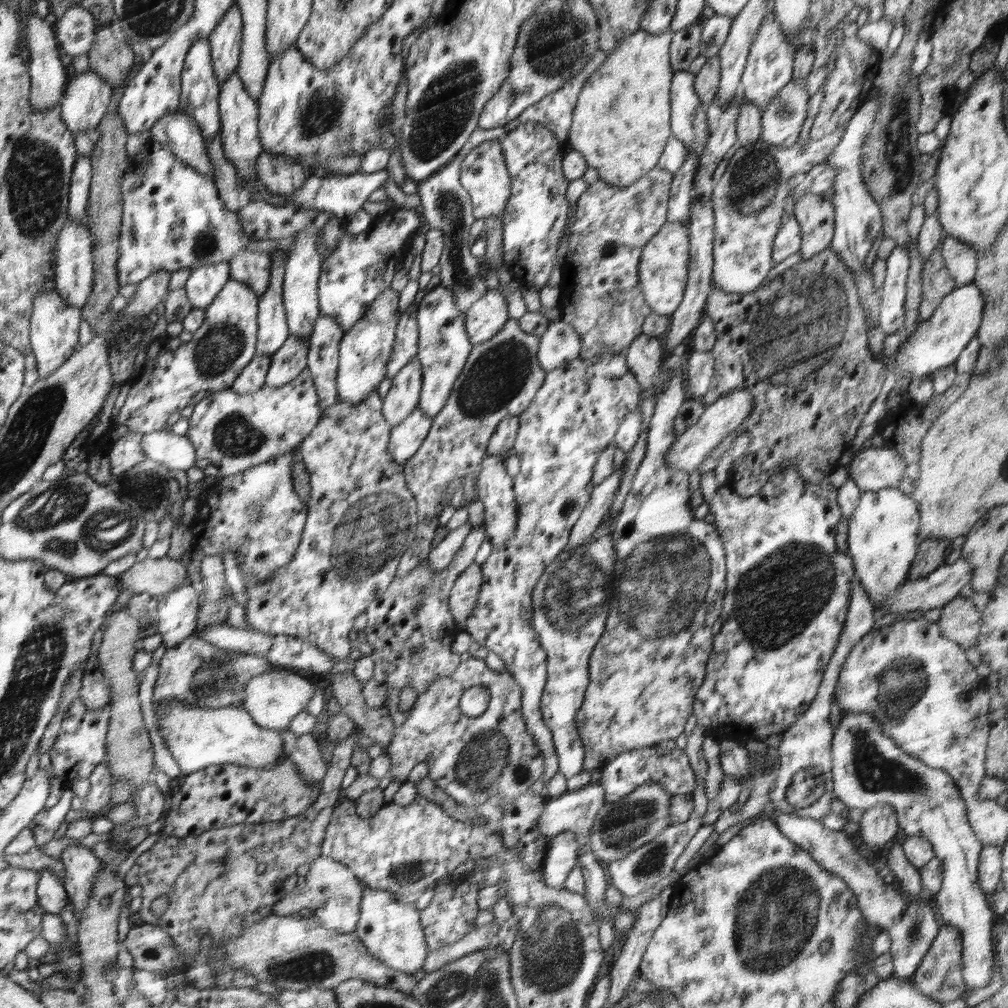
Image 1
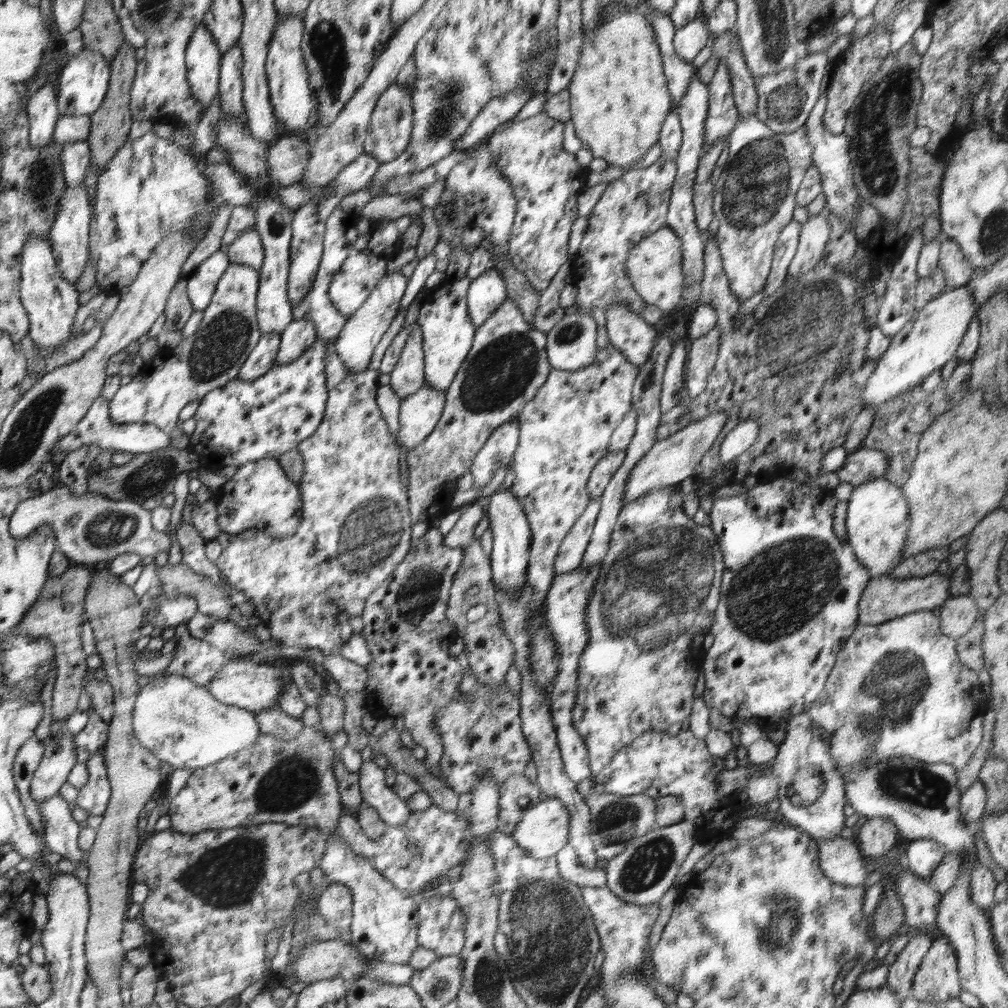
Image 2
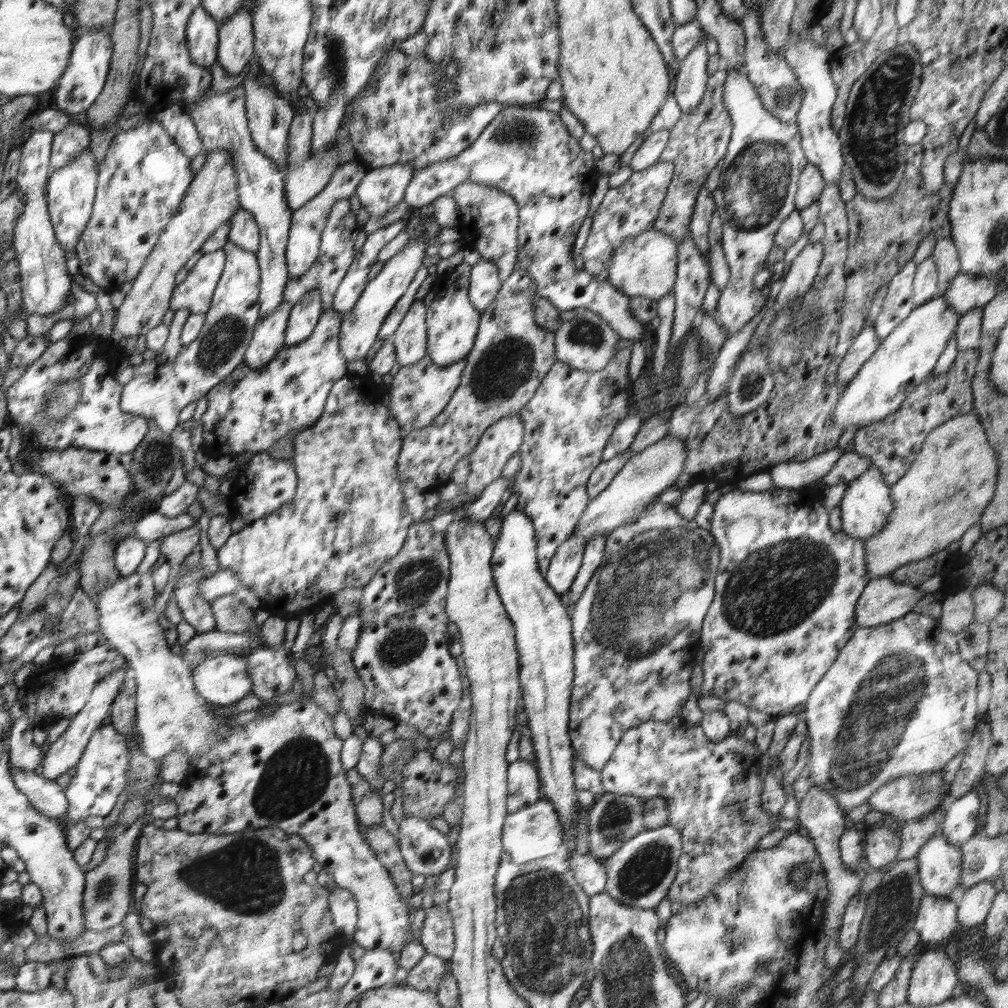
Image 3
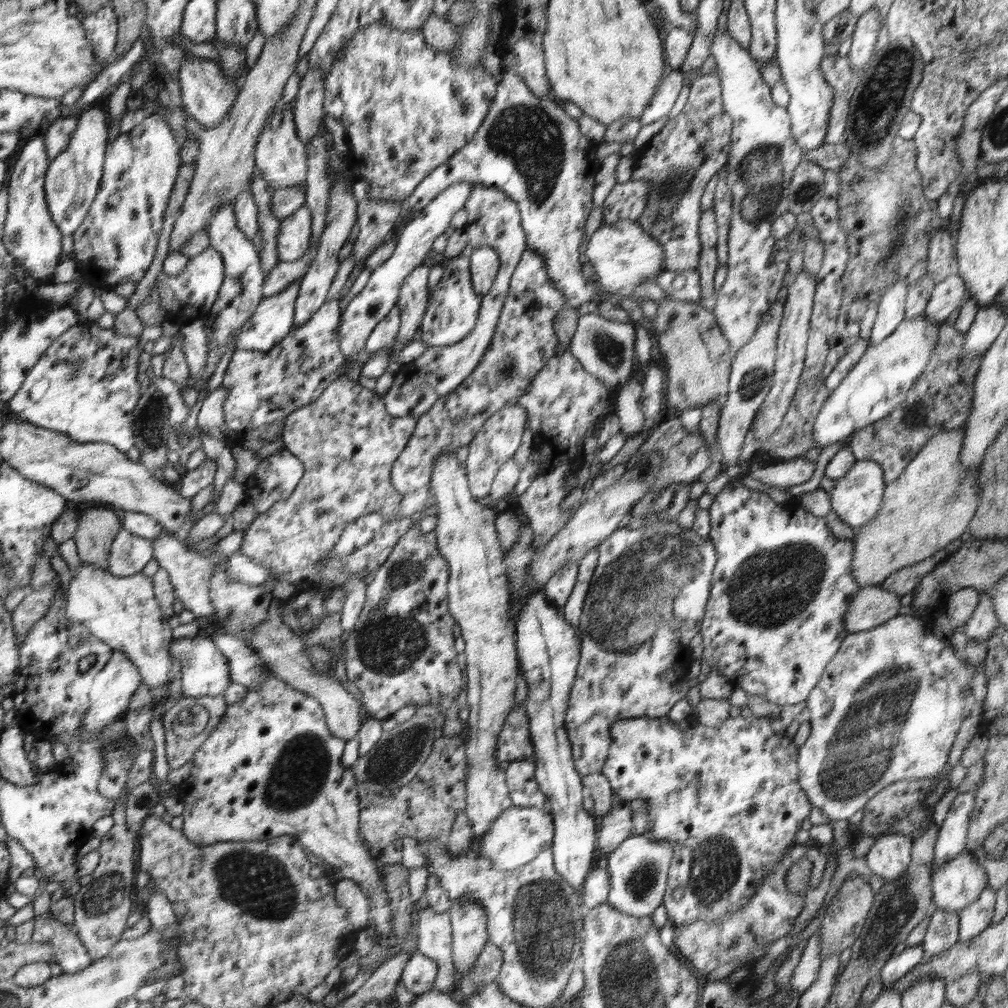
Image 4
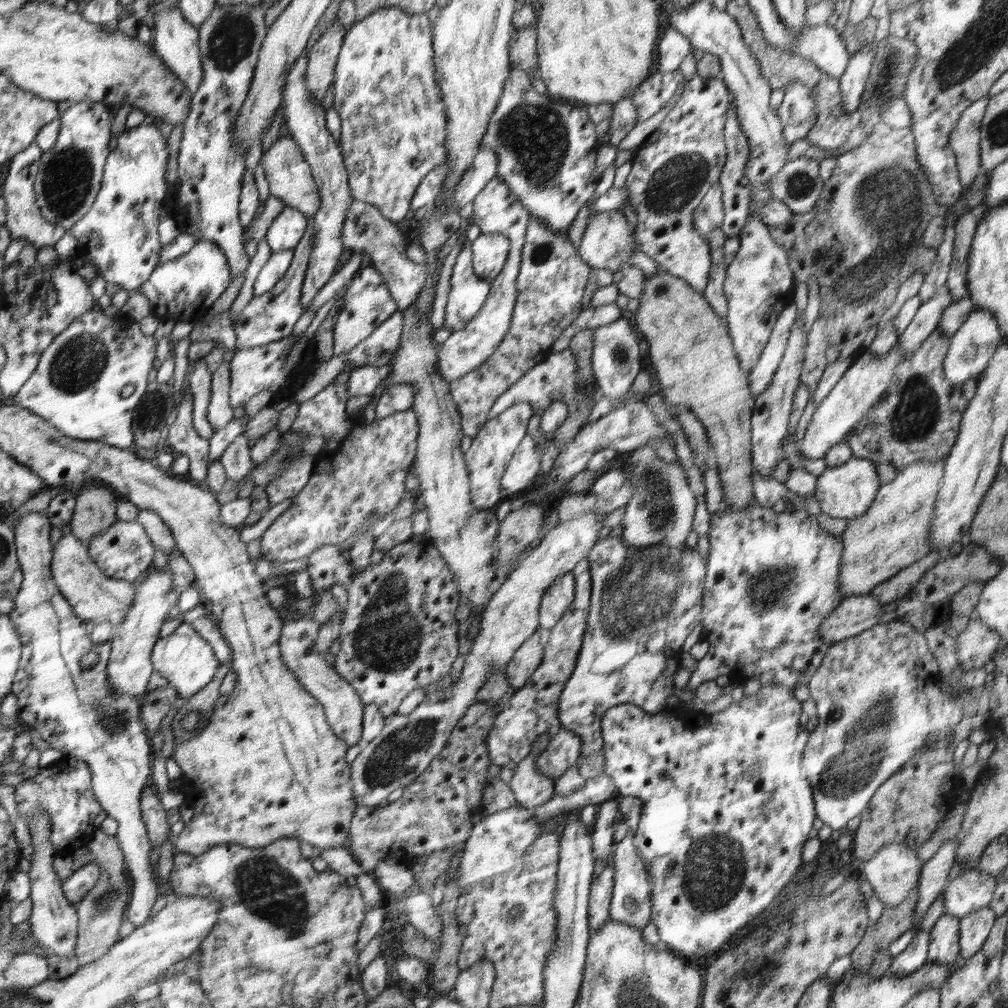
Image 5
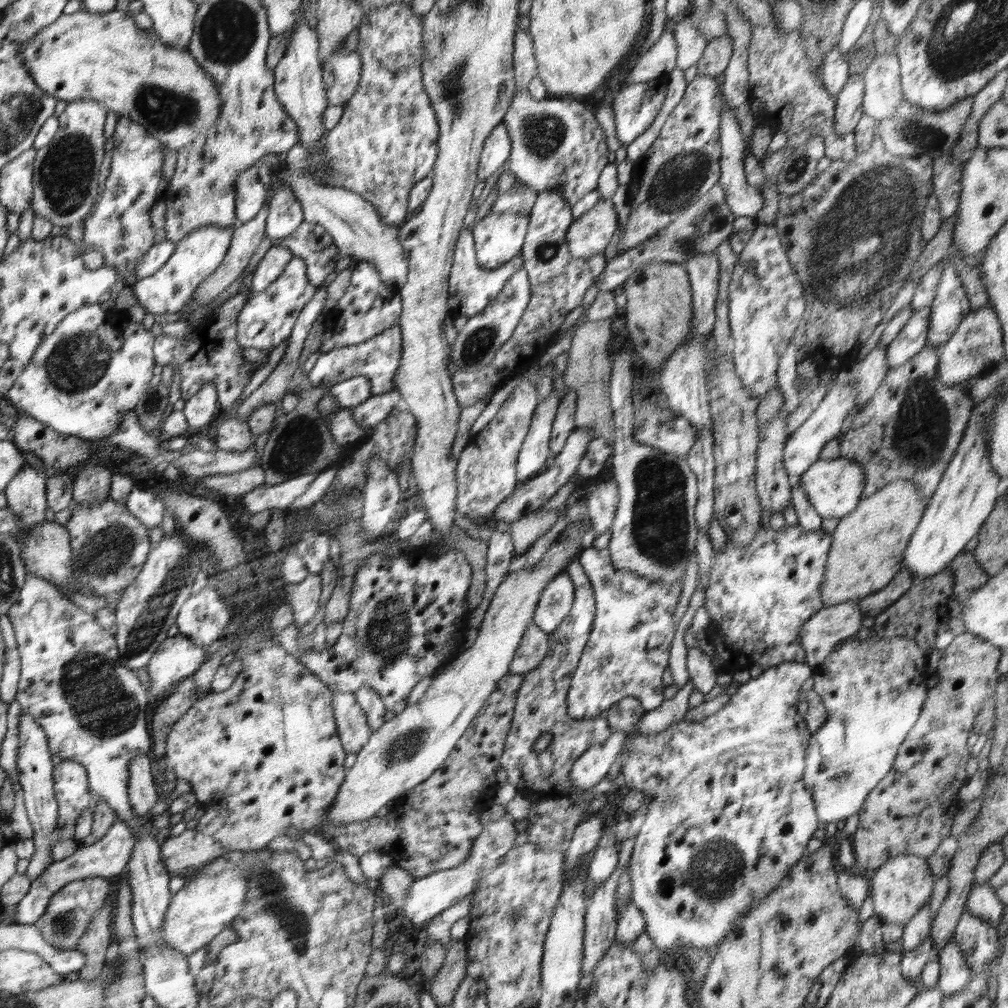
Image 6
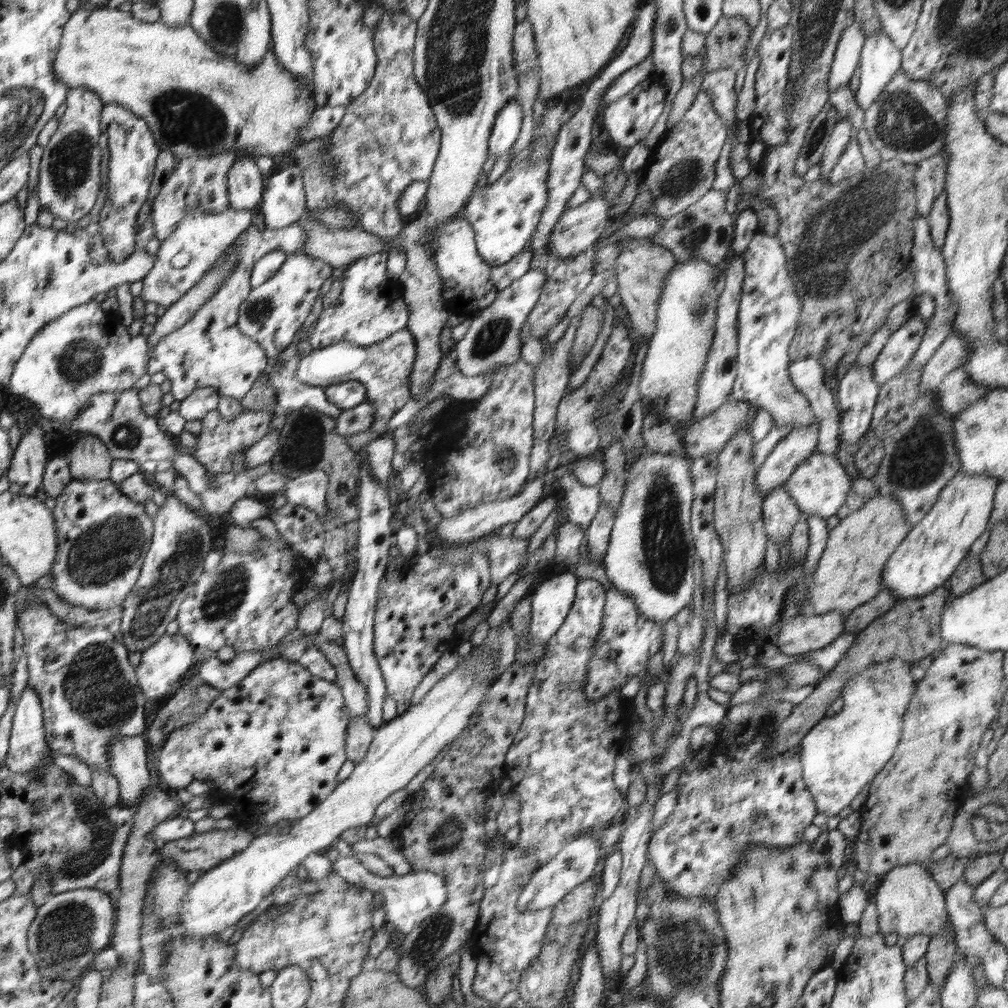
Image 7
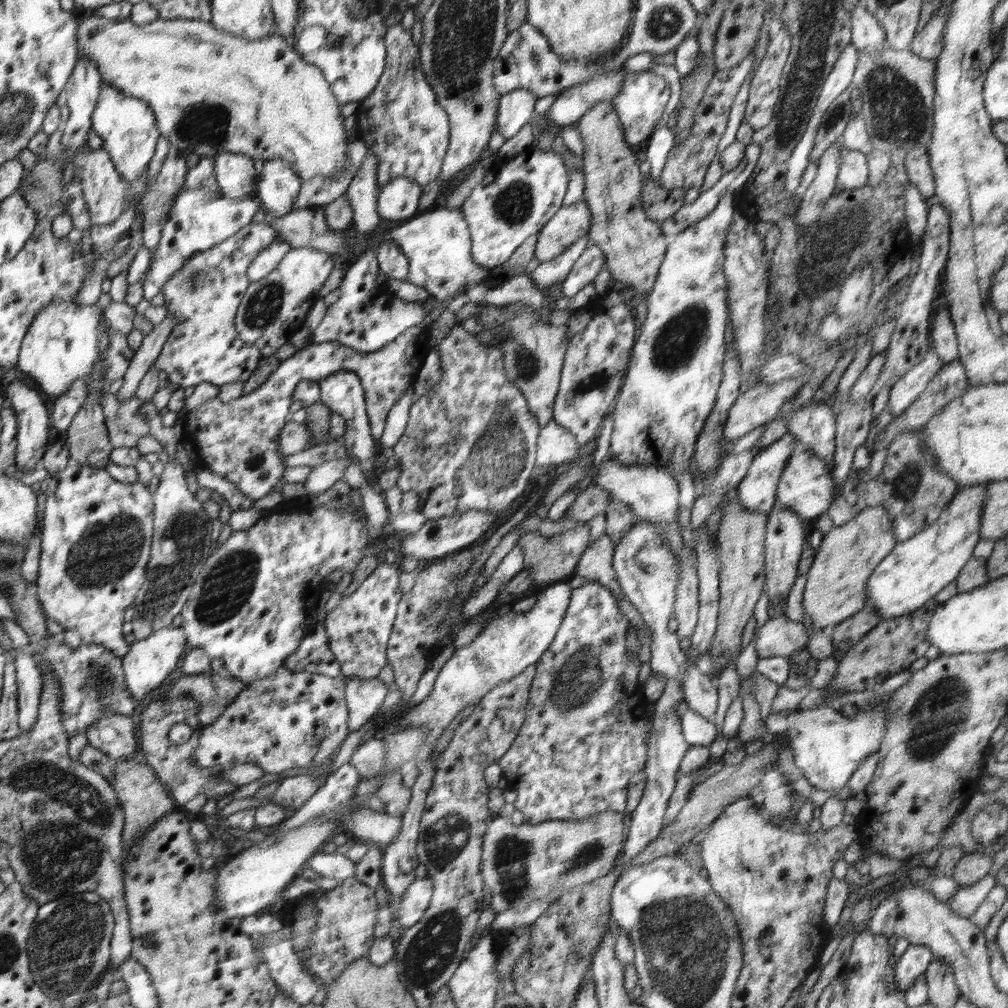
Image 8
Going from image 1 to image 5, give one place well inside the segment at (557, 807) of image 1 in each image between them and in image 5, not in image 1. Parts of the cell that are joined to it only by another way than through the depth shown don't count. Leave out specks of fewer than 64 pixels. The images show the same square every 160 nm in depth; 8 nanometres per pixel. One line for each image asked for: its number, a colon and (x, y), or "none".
2: (542, 832)
3: (533, 832)
4: (519, 834)
5: (496, 844)

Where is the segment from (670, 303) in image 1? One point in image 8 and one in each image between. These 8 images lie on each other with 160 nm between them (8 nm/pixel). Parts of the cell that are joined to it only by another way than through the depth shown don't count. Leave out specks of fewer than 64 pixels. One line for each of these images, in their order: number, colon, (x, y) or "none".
2: (654, 266)
3: (645, 265)
4: (624, 256)
5: (608, 242)
6: (589, 235)
7: (578, 228)
8: (572, 222)

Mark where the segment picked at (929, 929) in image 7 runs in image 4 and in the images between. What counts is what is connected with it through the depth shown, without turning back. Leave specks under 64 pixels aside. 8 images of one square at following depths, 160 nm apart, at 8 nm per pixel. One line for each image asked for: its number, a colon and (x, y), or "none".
4: (890, 855)
5: (893, 872)
6: (900, 888)

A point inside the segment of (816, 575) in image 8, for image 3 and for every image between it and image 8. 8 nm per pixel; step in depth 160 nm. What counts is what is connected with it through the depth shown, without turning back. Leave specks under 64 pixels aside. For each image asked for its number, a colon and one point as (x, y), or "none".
3: (952, 480)
4: (931, 503)
5: (892, 534)
6: (867, 547)
7: (848, 575)

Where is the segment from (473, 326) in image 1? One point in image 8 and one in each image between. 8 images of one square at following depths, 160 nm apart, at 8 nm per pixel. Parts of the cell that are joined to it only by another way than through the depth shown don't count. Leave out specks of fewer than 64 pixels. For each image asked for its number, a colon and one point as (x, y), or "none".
2: (486, 293)
3: (485, 282)
4: (484, 263)
5: (489, 251)
6: (498, 237)
7: (504, 215)
8: (516, 199)

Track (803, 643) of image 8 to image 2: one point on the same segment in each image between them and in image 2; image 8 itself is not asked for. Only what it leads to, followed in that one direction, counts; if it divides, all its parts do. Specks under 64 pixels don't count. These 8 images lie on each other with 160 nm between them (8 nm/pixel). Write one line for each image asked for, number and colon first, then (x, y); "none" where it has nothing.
2: (884, 598)
3: (883, 600)
4: (873, 606)
5: (855, 614)
6: (823, 632)
7: (806, 633)

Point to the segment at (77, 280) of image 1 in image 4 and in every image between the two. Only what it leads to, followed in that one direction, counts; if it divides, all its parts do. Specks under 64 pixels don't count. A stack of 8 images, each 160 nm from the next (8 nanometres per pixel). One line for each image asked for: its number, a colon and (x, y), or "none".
2: (69, 236)
3: (72, 190)
4: (73, 179)

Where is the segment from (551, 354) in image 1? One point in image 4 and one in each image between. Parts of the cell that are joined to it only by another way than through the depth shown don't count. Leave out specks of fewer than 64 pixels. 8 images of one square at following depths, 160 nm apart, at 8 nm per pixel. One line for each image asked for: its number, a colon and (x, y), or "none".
2: (571, 343)
3: (587, 342)
4: (604, 348)

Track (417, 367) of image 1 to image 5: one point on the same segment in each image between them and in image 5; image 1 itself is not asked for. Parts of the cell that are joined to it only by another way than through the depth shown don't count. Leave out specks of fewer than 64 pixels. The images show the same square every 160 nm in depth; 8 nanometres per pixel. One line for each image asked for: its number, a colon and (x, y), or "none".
2: (406, 379)
3: (410, 337)
4: (412, 302)
5: (368, 231)

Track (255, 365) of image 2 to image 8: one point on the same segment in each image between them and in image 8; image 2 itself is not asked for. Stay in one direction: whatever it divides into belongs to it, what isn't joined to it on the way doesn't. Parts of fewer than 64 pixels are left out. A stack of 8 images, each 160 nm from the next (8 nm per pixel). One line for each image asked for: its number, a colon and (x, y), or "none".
3: (268, 340)
4: (274, 320)
5: (271, 316)
6: (267, 318)
7: (272, 313)
8: (273, 308)

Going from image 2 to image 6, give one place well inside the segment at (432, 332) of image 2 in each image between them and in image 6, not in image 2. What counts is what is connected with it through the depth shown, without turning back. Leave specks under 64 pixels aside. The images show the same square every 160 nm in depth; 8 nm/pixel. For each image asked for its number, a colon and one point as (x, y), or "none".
3: (452, 321)
4: (453, 307)
5: (468, 292)
6: (471, 287)

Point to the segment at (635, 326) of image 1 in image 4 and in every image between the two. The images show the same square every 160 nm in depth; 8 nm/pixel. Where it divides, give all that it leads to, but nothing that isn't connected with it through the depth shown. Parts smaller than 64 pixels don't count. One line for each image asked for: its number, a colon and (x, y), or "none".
2: (635, 205)
3: (630, 209)
4: (626, 201)

